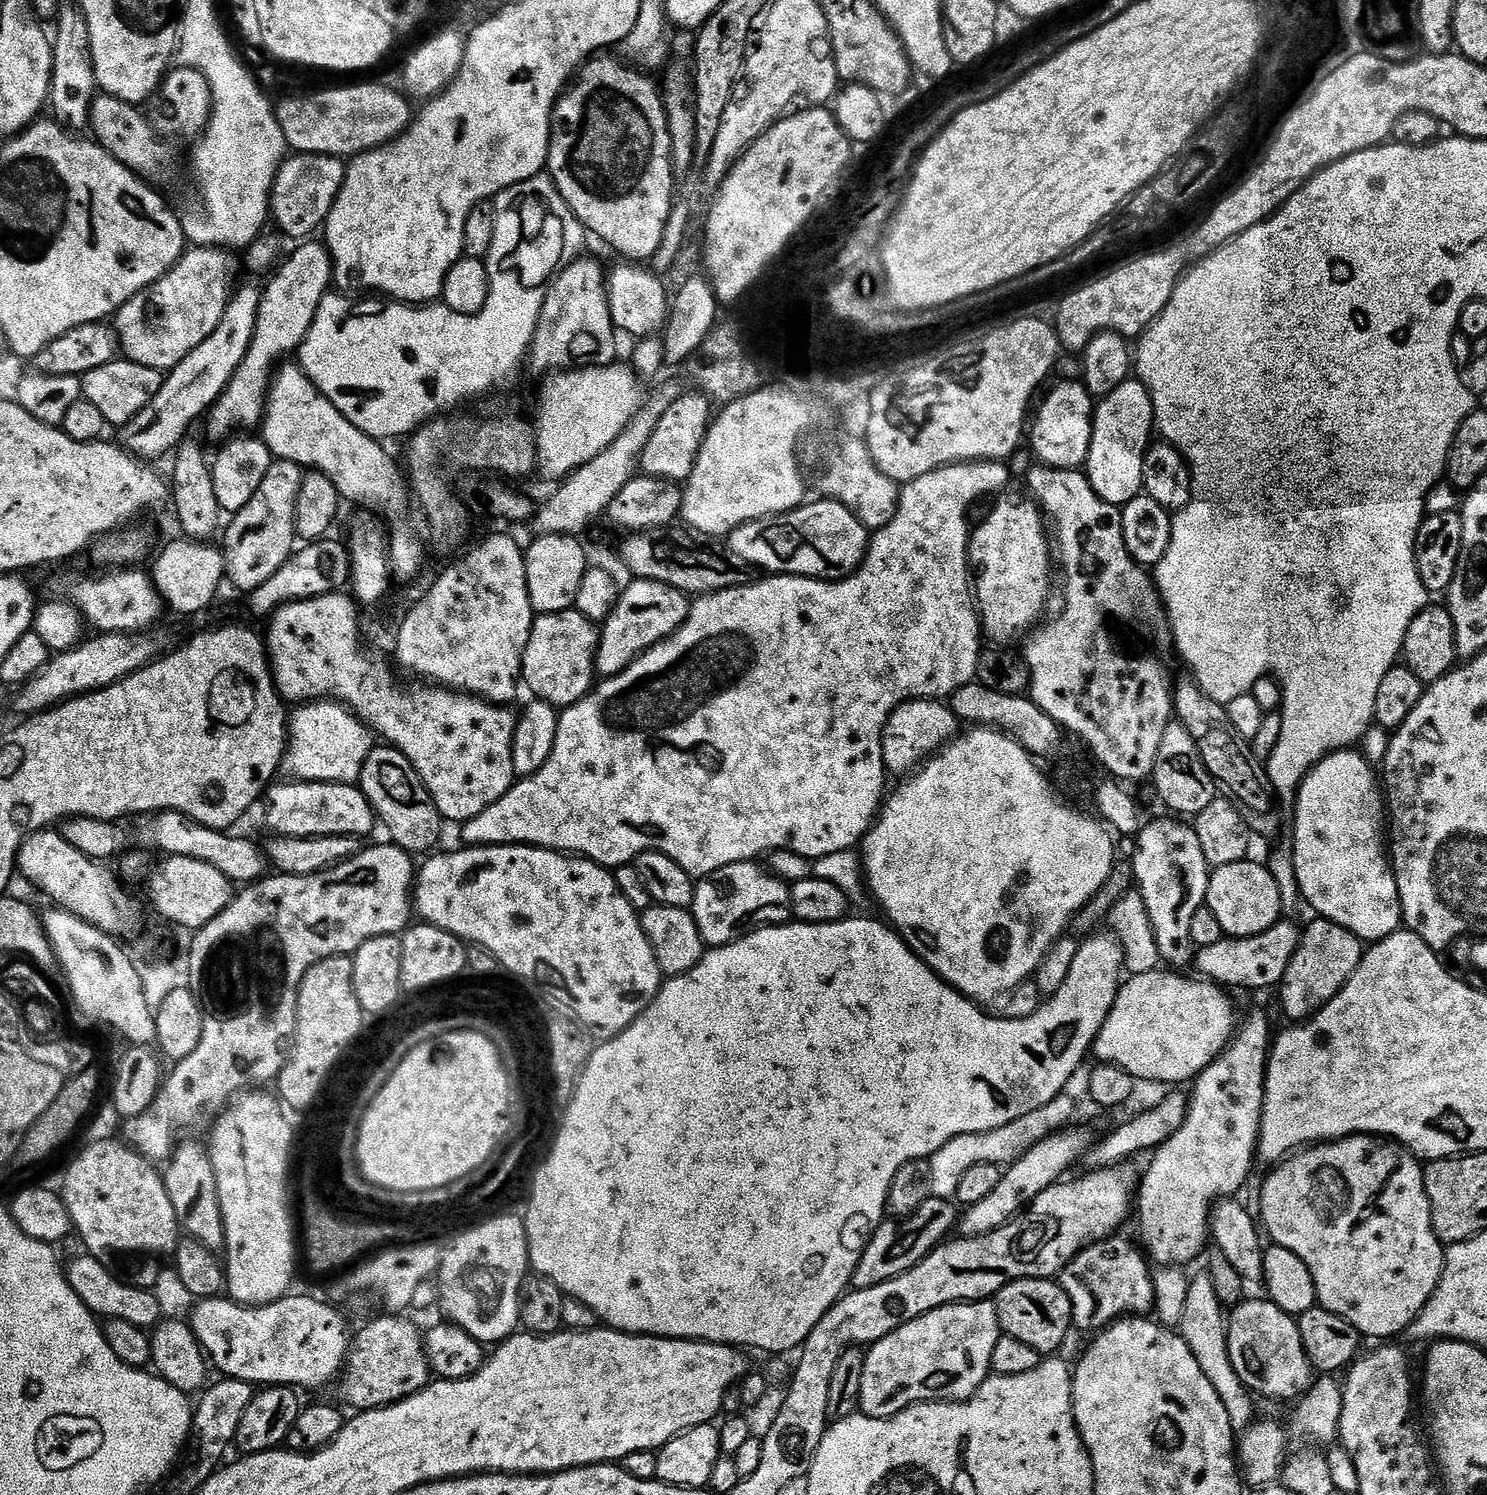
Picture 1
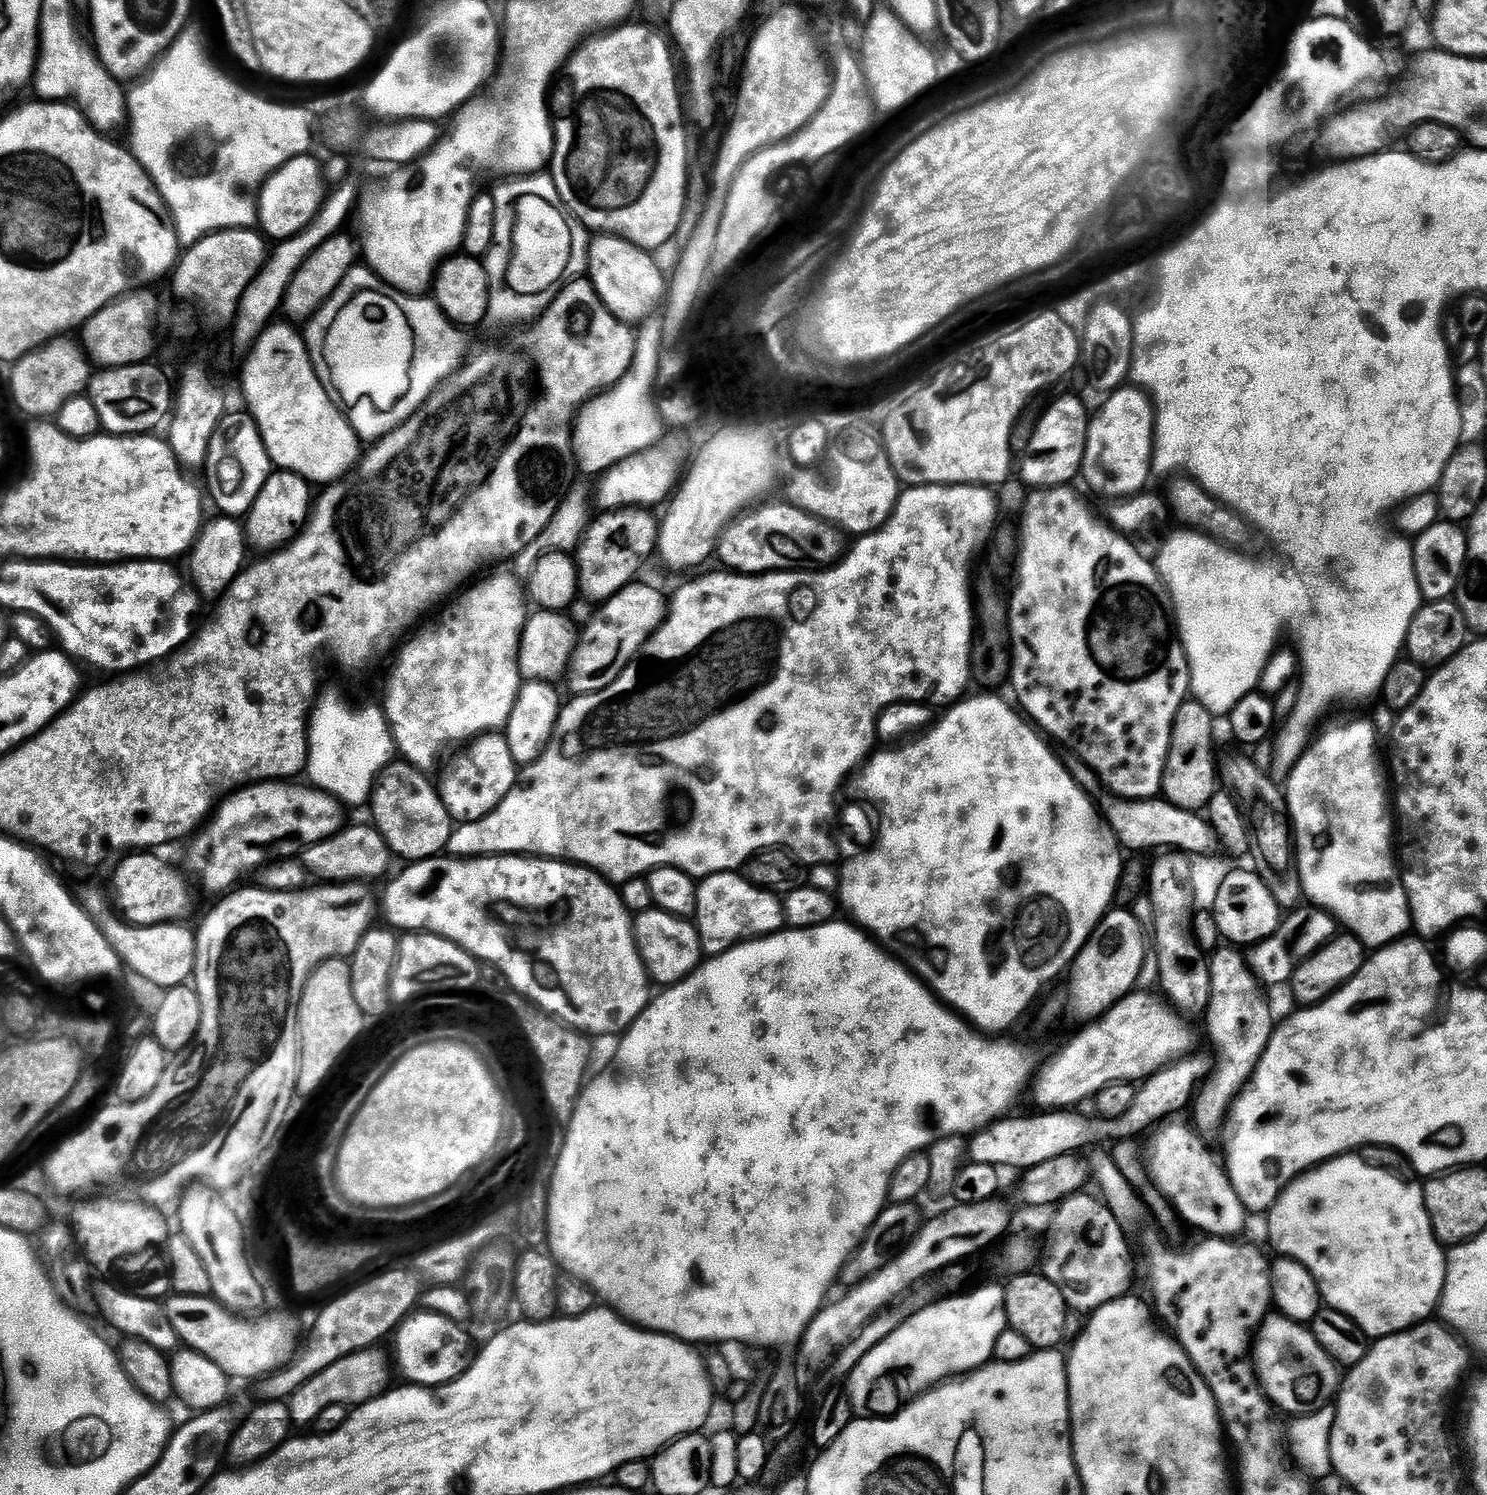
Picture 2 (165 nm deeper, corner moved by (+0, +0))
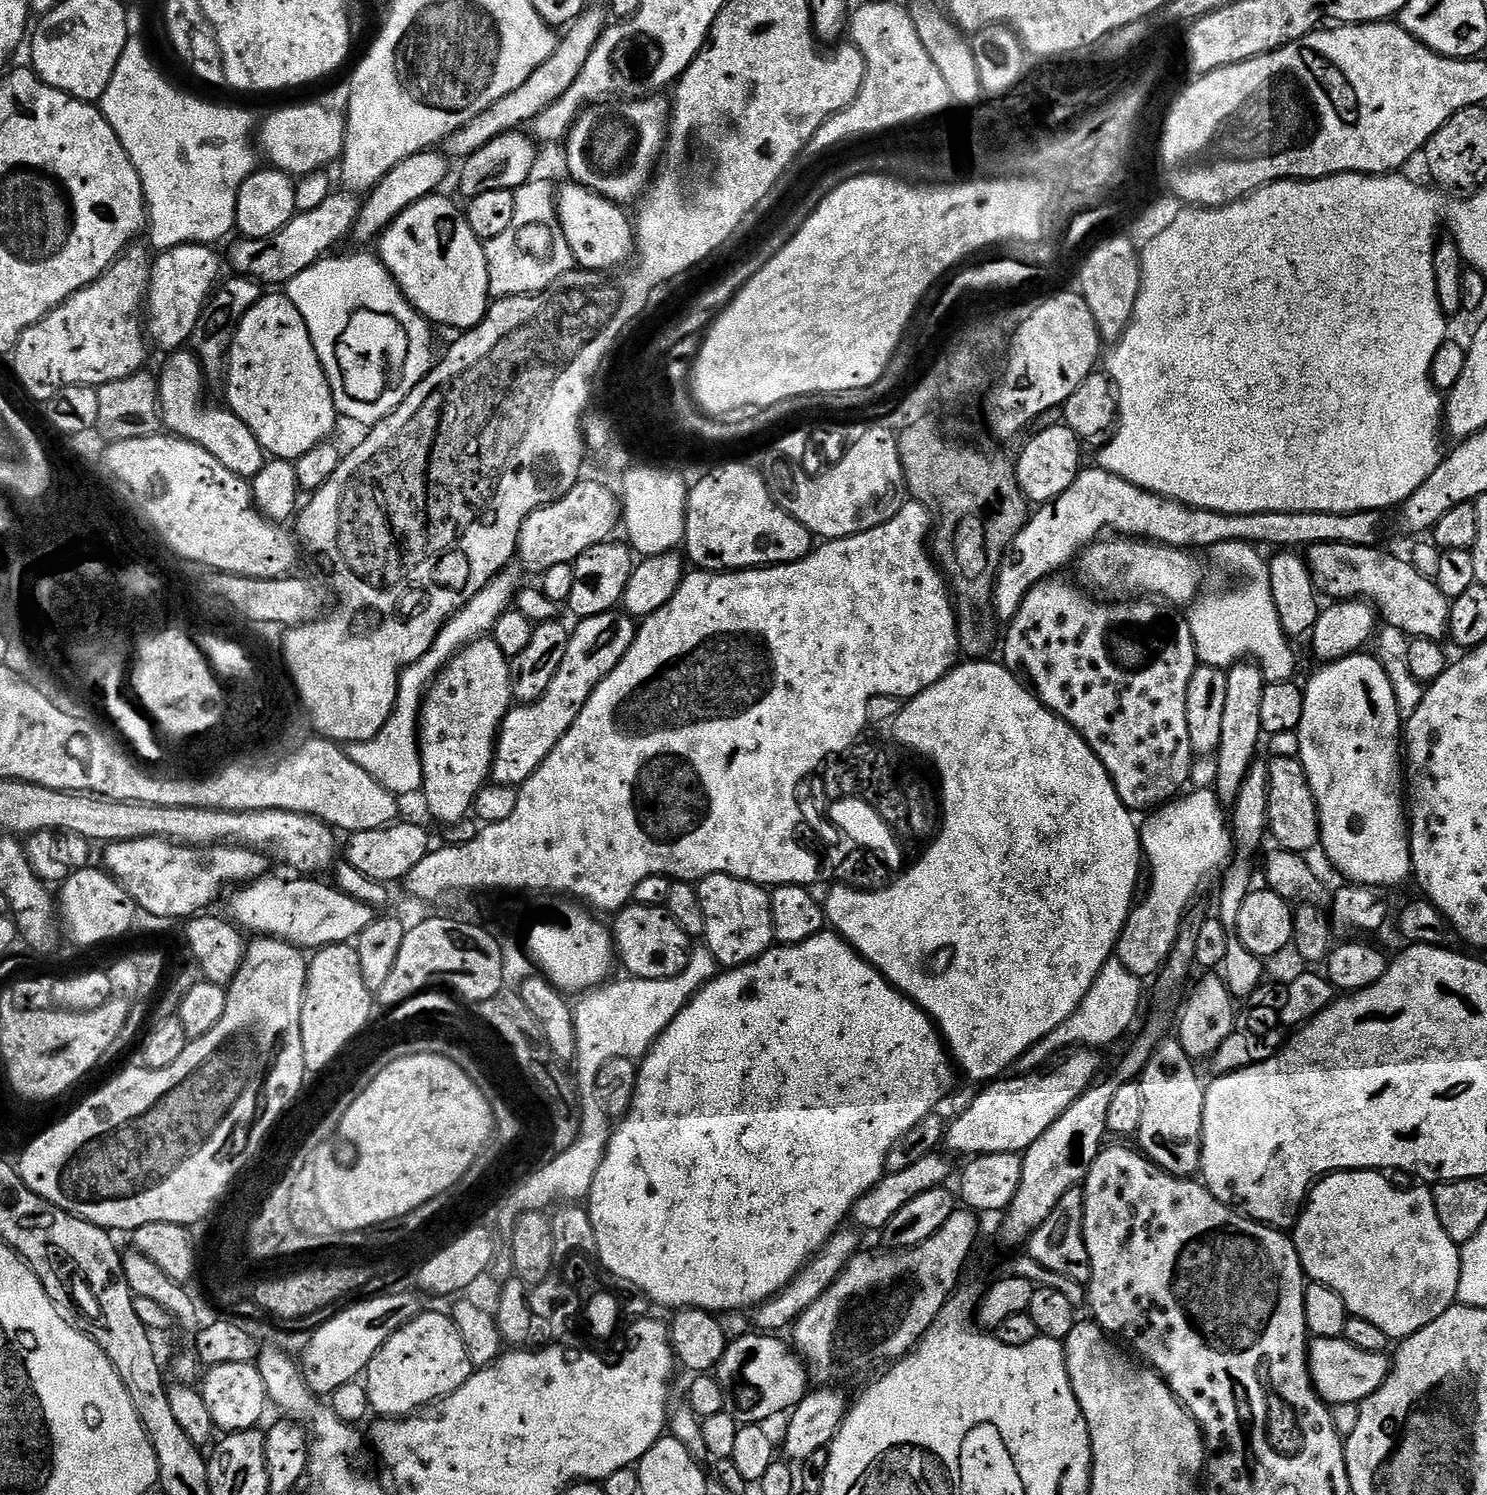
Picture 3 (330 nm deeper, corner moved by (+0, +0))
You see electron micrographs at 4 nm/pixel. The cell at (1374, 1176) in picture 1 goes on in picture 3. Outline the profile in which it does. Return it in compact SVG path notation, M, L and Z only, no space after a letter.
M1376 1170L1331 1172L1323 1176L1308 1193L1304 1213L1298 1218L1291 1237L1309 1281L1334 1290L1342 1298L1349 1316L1366 1318L1366 1322L1399 1342L1434 1322L1434 1318L1457 1303L1460 1250L1450 1234L1442 1230L1438 1210L1434 1210L1434 1198L1427 1187L1416 1186L1420 1188L1403 1192L1384 1176L1387 1175Z

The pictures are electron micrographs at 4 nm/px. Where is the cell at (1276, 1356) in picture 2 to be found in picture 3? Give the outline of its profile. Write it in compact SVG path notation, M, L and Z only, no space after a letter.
M1316 1338L1308 1346L1308 1369L1312 1375L1312 1385L1316 1387L1321 1400L1329 1406L1359 1404L1382 1386L1389 1367L1390 1360L1385 1353L1370 1354L1366 1350L1358 1350L1358 1346L1343 1338Z

